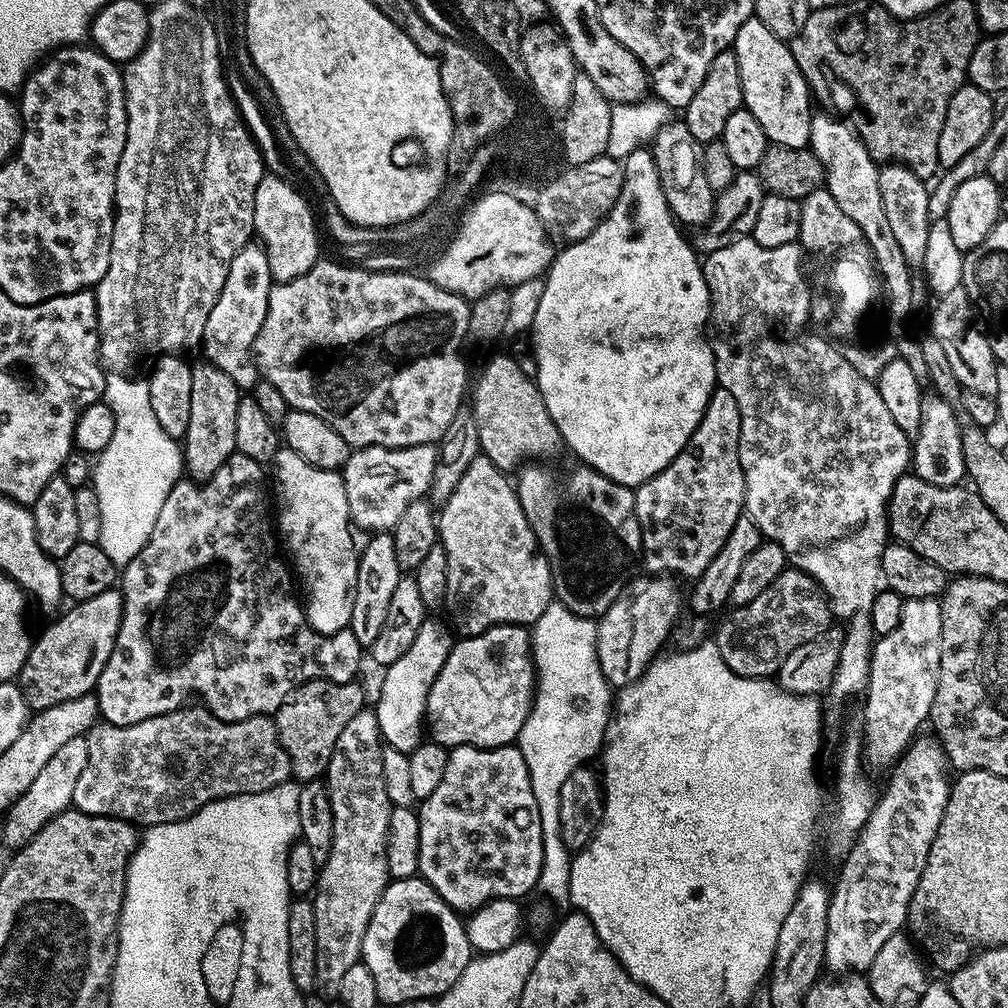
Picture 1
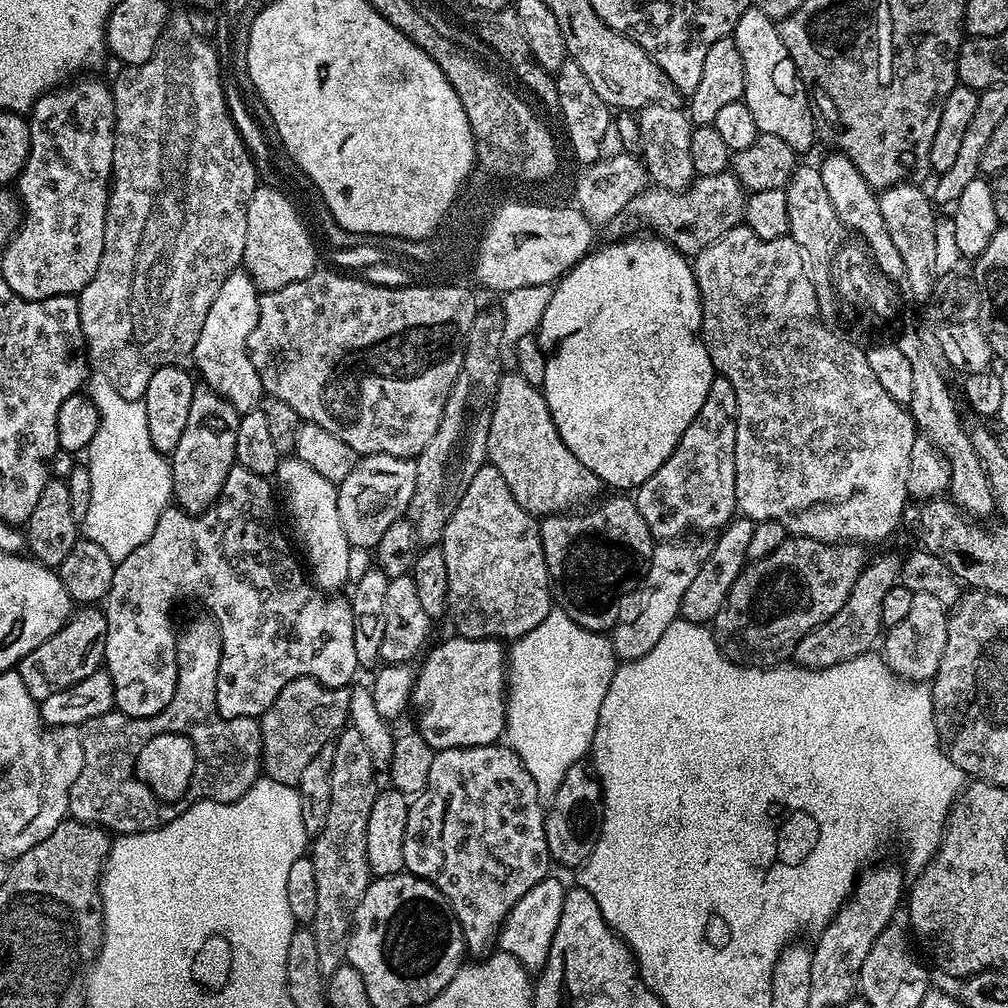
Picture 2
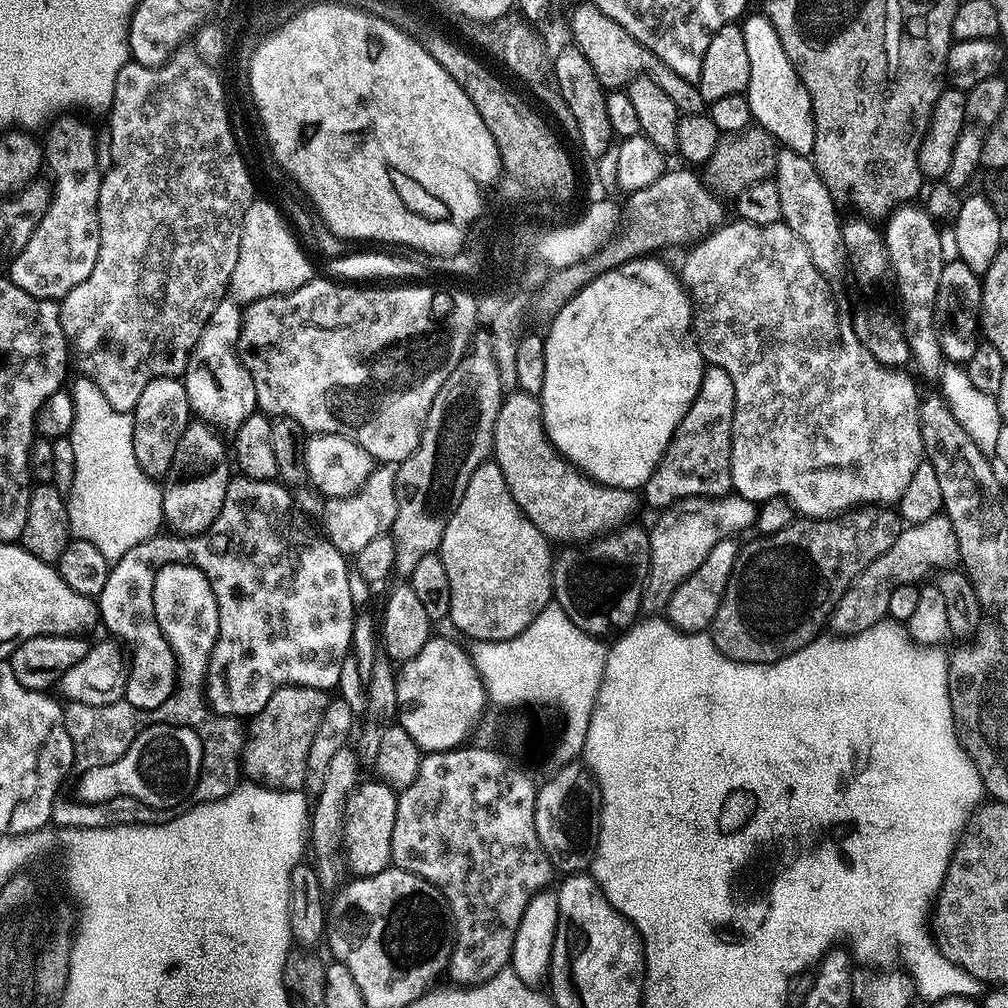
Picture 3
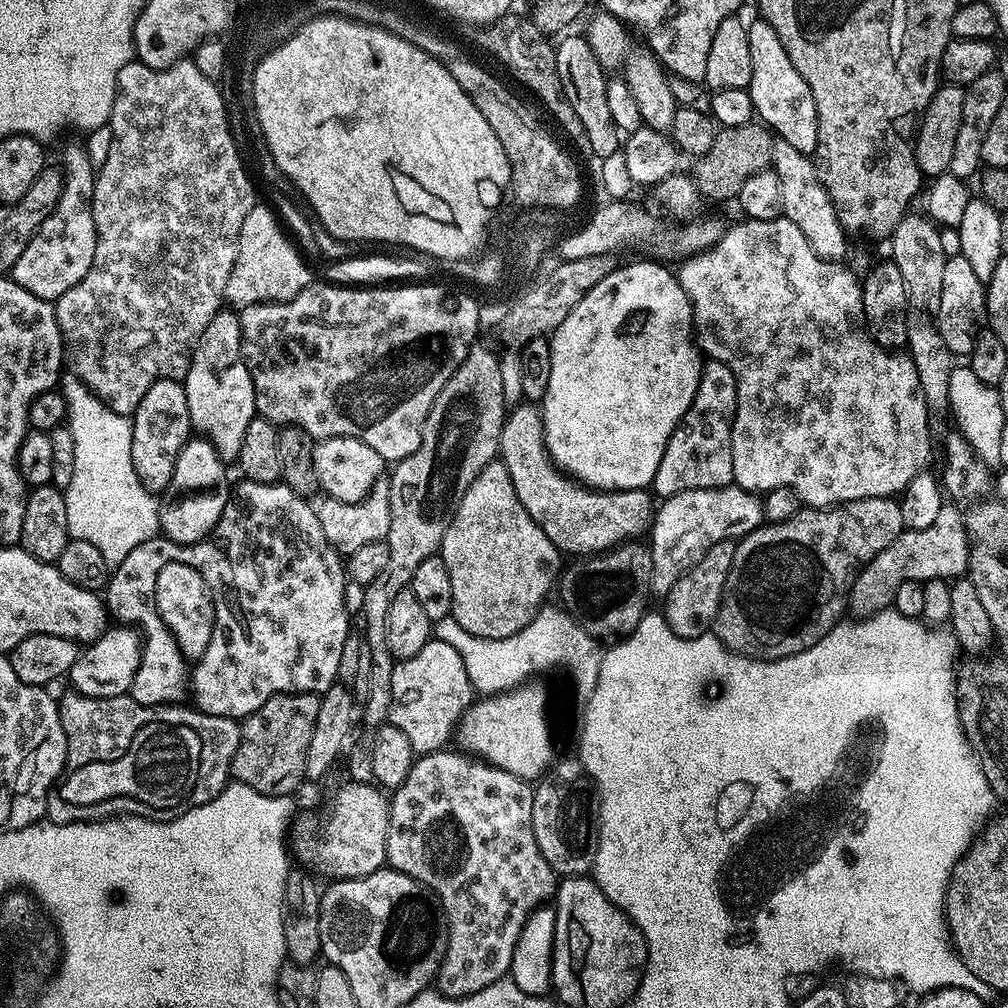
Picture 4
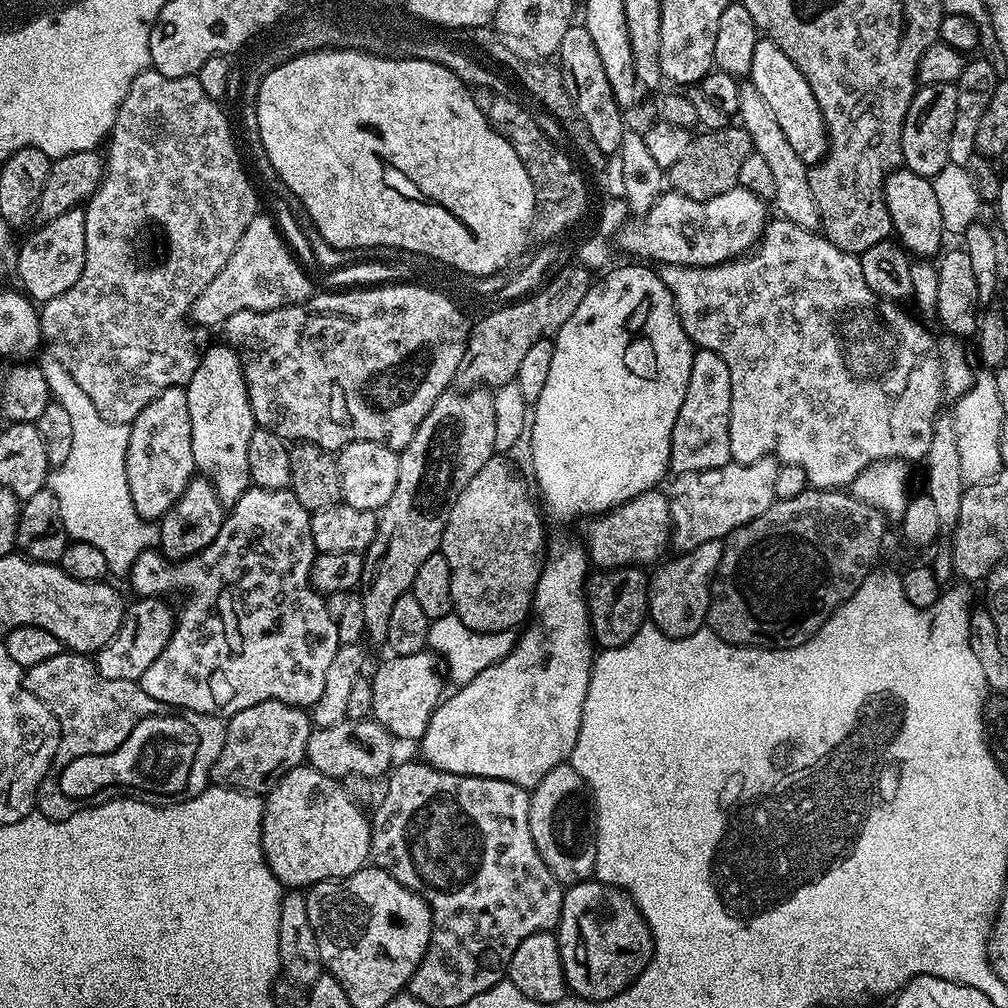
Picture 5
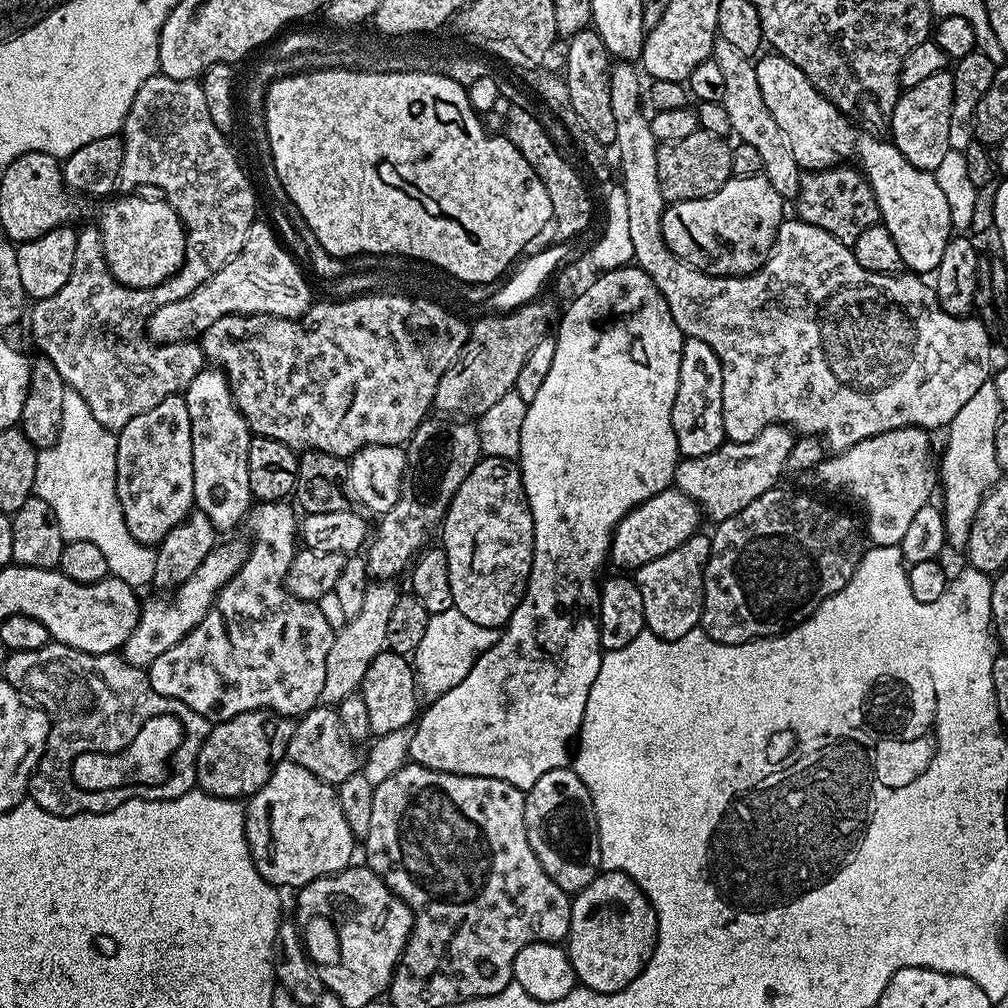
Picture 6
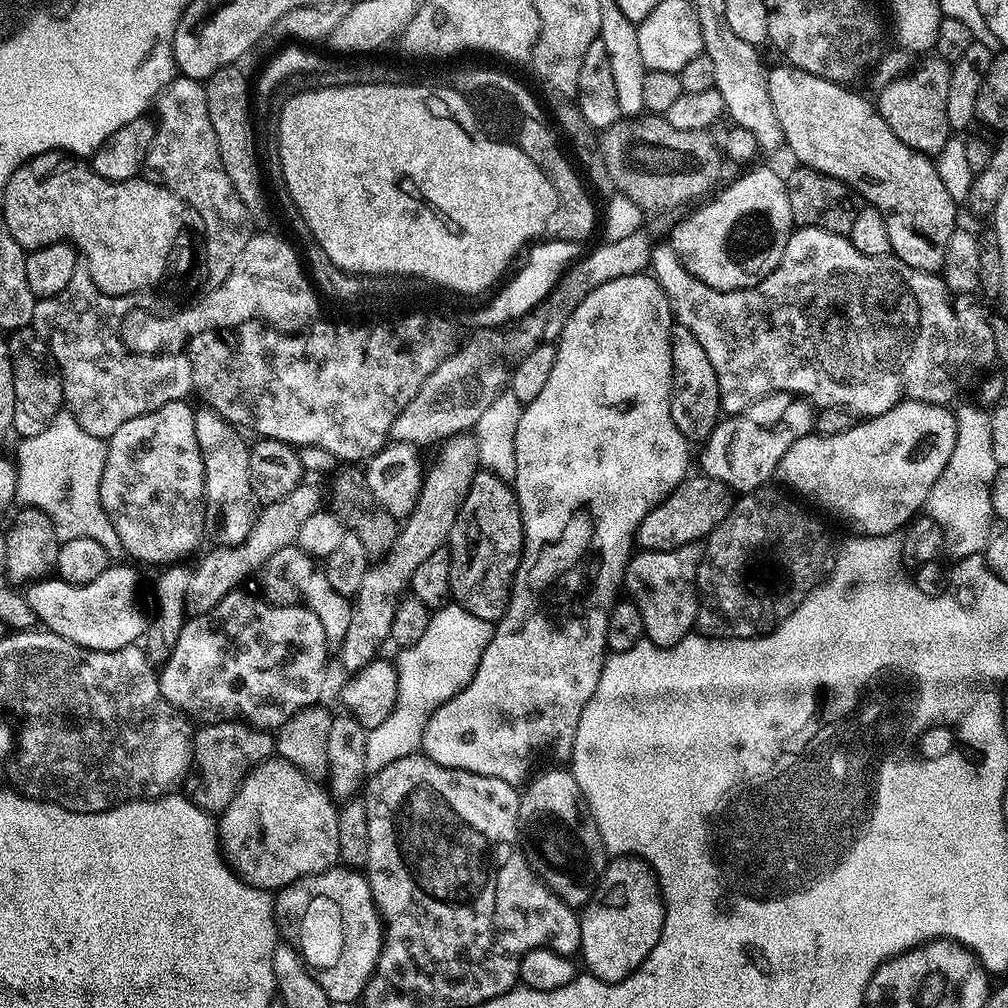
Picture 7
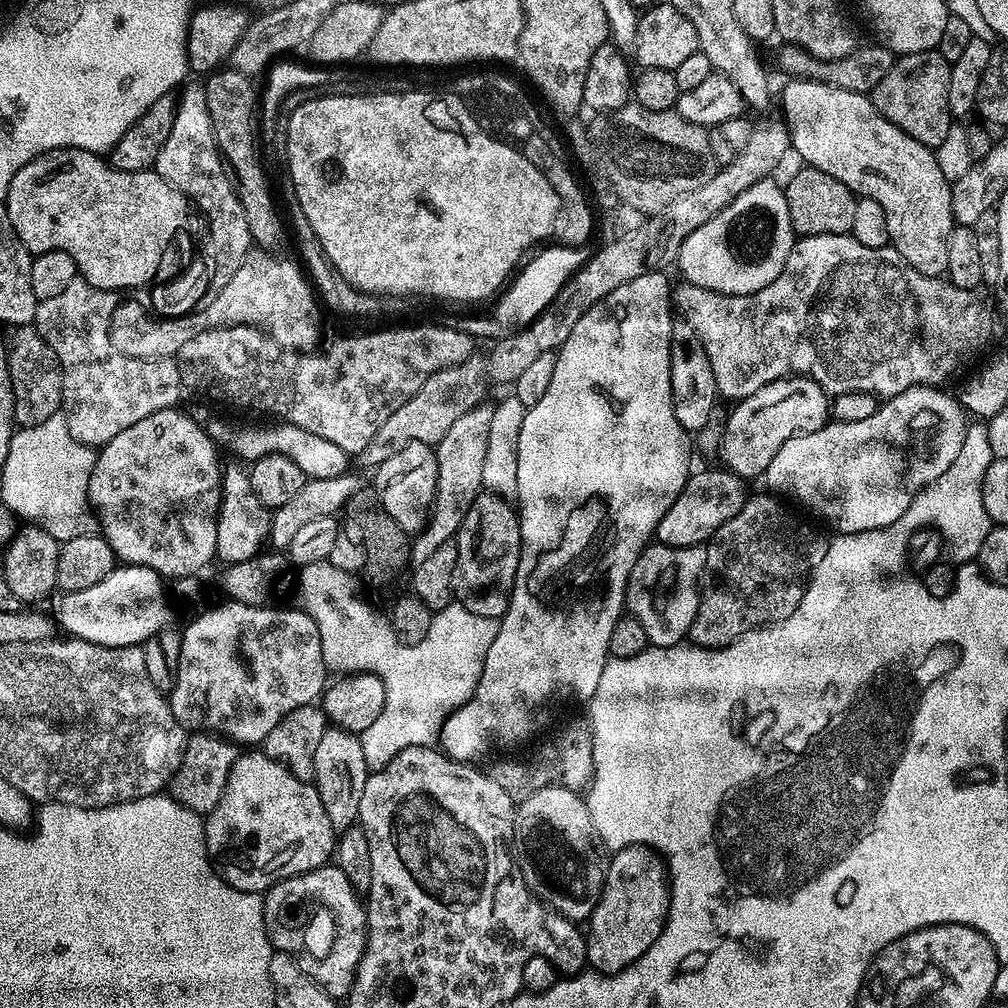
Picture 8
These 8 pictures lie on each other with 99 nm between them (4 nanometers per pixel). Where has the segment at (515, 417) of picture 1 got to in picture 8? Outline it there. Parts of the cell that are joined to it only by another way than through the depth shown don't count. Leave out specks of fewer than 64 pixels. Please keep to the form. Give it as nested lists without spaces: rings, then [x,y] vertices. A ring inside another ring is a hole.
[[[712,468],[709,472],[693,471],[689,475],[682,494],[674,498],[674,506],[670,506],[670,510],[662,514],[662,522],[658,522],[655,539],[659,543],[679,548],[703,545],[711,541],[722,522],[730,522],[730,518],[734,518],[734,514],[742,510],[750,495],[749,489],[744,489],[745,481],[730,471],[717,468]]]

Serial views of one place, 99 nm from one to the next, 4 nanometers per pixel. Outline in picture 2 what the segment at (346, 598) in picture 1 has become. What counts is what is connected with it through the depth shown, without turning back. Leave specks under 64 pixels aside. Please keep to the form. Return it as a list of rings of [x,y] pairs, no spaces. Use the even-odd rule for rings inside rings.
[[[295,458],[281,459],[280,465],[276,467],[274,480],[278,488],[280,483],[280,488],[284,491],[284,500],[292,515],[290,536],[302,556],[304,551],[303,559],[306,564],[308,559],[311,579],[324,590],[343,589],[340,587],[349,583],[347,571],[352,545],[348,543],[346,530],[342,530],[342,518],[338,518],[337,485],[322,478],[322,474],[318,474],[318,470],[311,466],[306,466],[306,462]]]

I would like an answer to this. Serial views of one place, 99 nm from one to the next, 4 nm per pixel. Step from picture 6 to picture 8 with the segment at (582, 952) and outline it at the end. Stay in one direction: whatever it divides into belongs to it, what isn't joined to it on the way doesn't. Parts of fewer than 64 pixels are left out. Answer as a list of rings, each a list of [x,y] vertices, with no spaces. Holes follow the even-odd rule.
[[[641,844],[611,853],[598,906],[586,921],[588,964],[603,975],[613,976],[642,958],[662,934],[671,900],[668,870],[660,853]]]

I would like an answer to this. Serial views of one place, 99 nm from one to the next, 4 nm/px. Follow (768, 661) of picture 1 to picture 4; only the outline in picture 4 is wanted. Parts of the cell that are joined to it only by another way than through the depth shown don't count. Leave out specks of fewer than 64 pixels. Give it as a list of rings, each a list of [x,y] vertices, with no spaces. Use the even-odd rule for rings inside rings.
[[[875,496],[874,498],[862,498],[861,500],[851,500],[845,504],[834,504],[831,508],[810,508],[801,507],[801,512],[796,512],[793,516],[788,516],[785,520],[780,520],[777,524],[761,523],[760,527],[741,536],[736,549],[734,550],[734,562],[730,566],[730,574],[726,578],[726,586],[722,590],[722,598],[718,606],[718,614],[714,625],[714,634],[725,644],[731,652],[737,652],[740,656],[751,656],[754,660],[785,660],[788,656],[793,656],[799,652],[805,652],[810,646],[814,646],[819,640],[825,639],[828,632],[841,619],[840,616],[850,604],[852,595],[852,584],[856,581],[856,575],[861,572],[867,564],[890,542],[894,542],[904,533],[905,526],[902,522],[902,510],[899,499],[890,496]]]

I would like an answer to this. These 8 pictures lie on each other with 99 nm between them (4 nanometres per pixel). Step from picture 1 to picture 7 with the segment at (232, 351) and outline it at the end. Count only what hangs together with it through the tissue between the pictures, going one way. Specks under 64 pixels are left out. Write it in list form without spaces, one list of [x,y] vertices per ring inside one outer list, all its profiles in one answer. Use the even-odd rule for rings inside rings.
[[[200,406],[195,409],[194,434],[198,438],[198,450],[202,454],[202,466],[204,467],[204,526],[207,535],[212,536],[211,543],[237,544],[250,534],[250,526],[254,526],[258,511],[257,501],[252,495],[250,486],[250,447],[249,441],[244,441],[241,429],[228,420],[223,420],[213,408]]]

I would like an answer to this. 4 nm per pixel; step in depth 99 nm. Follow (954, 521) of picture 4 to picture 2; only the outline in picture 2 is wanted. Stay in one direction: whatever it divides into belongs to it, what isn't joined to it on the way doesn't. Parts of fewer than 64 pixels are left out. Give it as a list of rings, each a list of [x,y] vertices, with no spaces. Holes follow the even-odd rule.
[[[880,556],[876,561],[865,563],[860,572],[858,582],[854,582],[854,590],[850,590],[850,598],[826,622],[822,622],[802,642],[798,642],[794,660],[801,668],[829,668],[855,656],[865,655],[872,643],[882,636],[880,615],[882,614],[882,598],[898,583],[900,579],[901,557]]]

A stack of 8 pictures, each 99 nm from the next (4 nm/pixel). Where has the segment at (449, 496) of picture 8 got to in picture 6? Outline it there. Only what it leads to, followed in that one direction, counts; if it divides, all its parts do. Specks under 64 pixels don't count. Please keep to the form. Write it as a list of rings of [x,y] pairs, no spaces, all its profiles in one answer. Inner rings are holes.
[[[373,579],[362,594],[362,610],[333,635],[330,654],[326,654],[326,682],[320,695],[325,705],[339,706],[342,698],[350,698],[350,694],[359,692],[362,678],[366,678],[366,670],[370,670],[370,662],[385,651],[388,642],[386,626],[390,623],[394,602],[402,595],[401,589],[394,585],[392,580]]]

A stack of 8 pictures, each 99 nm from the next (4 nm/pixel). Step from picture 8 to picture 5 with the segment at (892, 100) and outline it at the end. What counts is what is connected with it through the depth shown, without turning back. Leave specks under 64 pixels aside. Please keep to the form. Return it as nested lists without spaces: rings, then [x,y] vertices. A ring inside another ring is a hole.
[[[925,84],[917,87],[902,126],[900,145],[904,155],[903,167],[919,176],[931,178],[949,163],[950,130],[954,130],[957,110],[958,94],[955,84]]]

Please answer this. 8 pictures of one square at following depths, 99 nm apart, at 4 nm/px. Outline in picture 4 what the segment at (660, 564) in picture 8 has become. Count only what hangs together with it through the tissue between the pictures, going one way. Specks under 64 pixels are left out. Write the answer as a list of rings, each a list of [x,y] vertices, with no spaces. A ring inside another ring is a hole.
[[[723,540],[714,546],[692,567],[663,597],[662,615],[665,622],[674,630],[676,636],[689,640],[699,636],[709,635],[710,629],[715,625],[718,606],[722,598],[722,590],[726,586],[726,578],[730,574],[730,566],[734,562],[734,550],[736,544],[731,540]]]

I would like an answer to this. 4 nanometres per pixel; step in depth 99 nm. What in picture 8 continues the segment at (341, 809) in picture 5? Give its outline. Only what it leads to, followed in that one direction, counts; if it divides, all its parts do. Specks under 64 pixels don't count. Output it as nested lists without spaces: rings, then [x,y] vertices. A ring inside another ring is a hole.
[[[248,750],[245,754],[237,755],[234,766],[230,770],[230,778],[226,782],[226,790],[214,806],[214,810],[207,813],[204,820],[204,844],[208,848],[208,859],[212,862],[212,867],[216,869],[218,875],[224,879],[232,888],[237,888],[243,892],[265,893],[278,882],[286,878],[296,876],[299,872],[309,872],[315,868],[323,868],[333,859],[338,833],[330,826],[330,818],[326,818],[326,806],[322,806],[322,798],[318,798],[318,790],[315,783],[294,778],[294,774],[286,766],[282,766],[274,758],[270,758],[263,750]]]

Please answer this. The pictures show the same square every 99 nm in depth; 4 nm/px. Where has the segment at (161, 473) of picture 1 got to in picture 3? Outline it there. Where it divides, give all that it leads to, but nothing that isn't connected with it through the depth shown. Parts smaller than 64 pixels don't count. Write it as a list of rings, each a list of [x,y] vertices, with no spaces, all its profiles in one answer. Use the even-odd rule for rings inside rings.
[[[77,375],[77,380],[73,379],[70,384],[72,401],[75,404],[74,426],[70,433],[70,439],[74,446],[74,482],[67,489],[66,499],[68,501],[68,531],[75,539],[85,540],[92,543],[100,553],[105,556],[109,562],[115,562],[122,558],[122,554],[126,554],[129,550],[134,550],[134,546],[138,546],[142,542],[146,542],[151,536],[157,535],[161,531],[164,524],[164,511],[162,510],[162,488],[153,477],[148,476],[144,472],[142,466],[138,464],[138,458],[134,452],[134,422],[132,421],[131,412],[123,412],[122,410],[114,410],[114,406],[110,406],[110,402],[106,400],[106,394],[102,394],[102,390],[92,381],[89,376]]]

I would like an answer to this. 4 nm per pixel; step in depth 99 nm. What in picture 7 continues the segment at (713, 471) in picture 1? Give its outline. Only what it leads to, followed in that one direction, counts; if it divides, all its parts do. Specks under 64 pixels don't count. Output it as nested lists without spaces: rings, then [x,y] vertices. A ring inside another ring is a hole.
[[[673,323],[672,325],[670,354],[673,360],[670,414],[674,426],[678,426],[678,430],[682,430],[682,434],[690,442],[708,440],[722,419],[720,391],[718,378],[714,374],[714,366],[710,358],[706,358],[706,350],[702,350],[698,338],[694,338],[694,334],[690,334],[690,330],[686,330],[686,326],[681,324]]]

